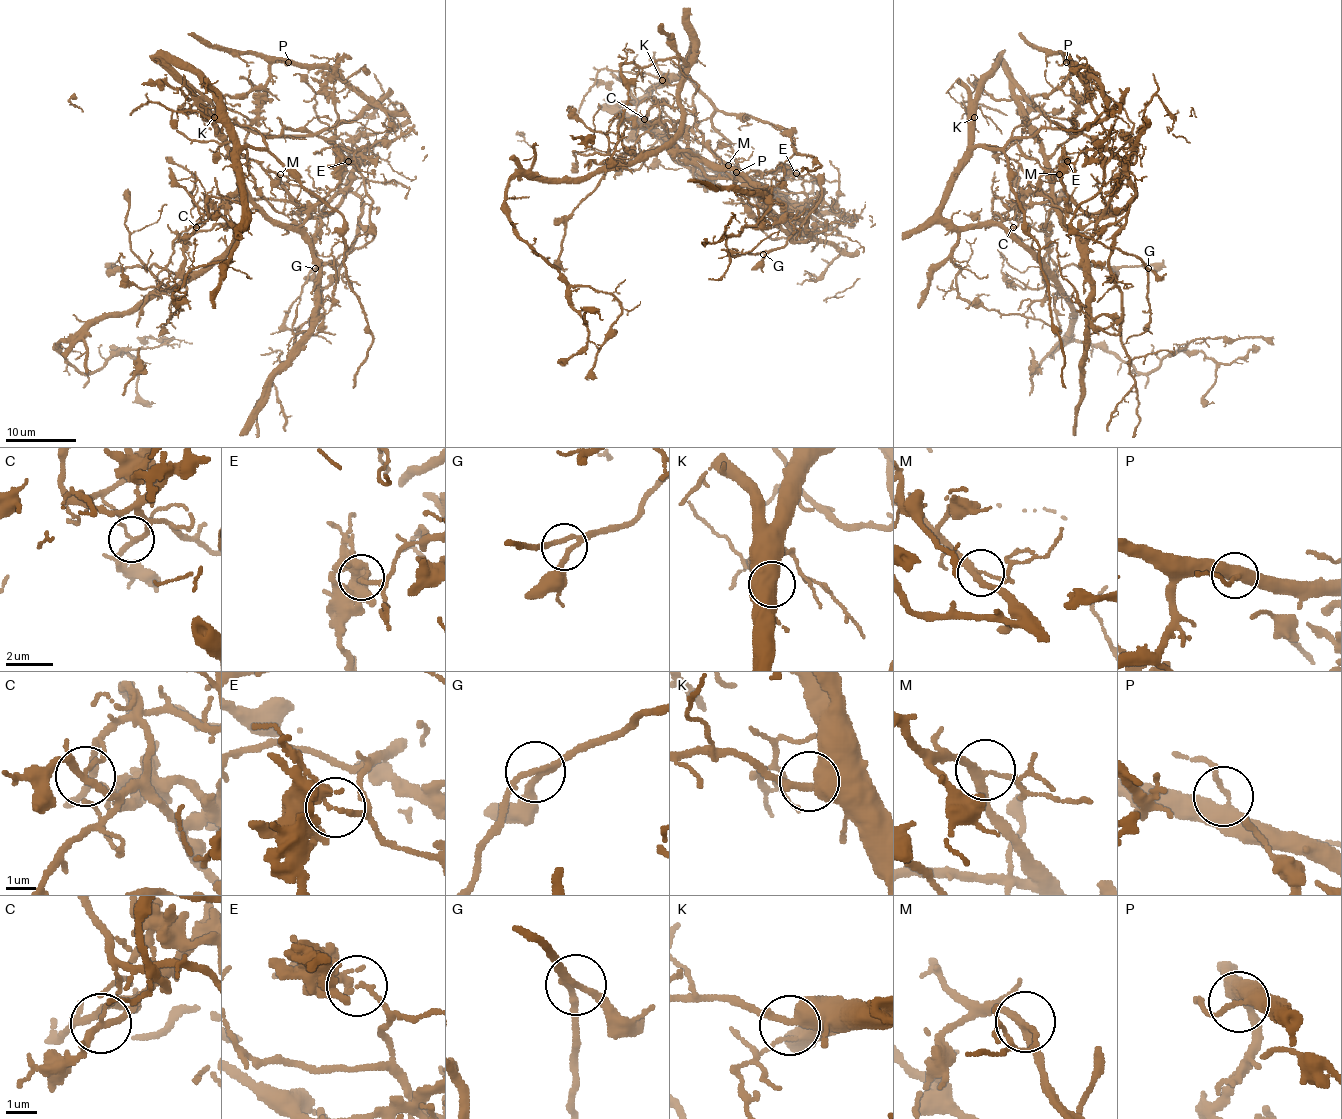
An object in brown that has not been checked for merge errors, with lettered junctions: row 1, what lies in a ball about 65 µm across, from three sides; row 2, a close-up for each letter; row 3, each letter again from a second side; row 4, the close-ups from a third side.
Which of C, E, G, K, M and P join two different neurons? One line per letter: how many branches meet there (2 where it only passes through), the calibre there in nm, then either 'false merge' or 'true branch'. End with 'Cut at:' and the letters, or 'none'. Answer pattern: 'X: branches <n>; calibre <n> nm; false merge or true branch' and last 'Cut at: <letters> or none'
C: branches 3; calibre 190 nm; false merge
E: branches 2; calibre 130 nm; false merge
G: branches 3; calibre 160 nm; true branch
K: branches 2; calibre 440 nm; true branch
M: branches 3; calibre 240 nm; true branch
P: branches 2; calibre 320 nm; true branch
Cut at: C, E

